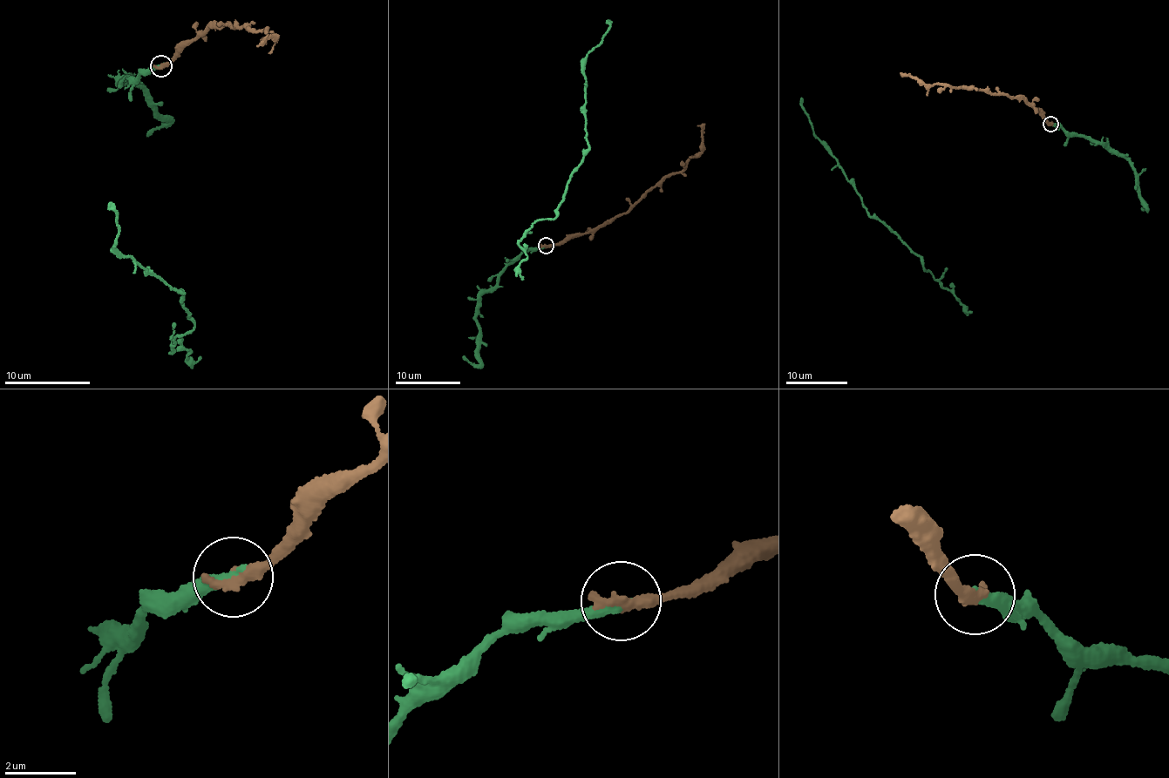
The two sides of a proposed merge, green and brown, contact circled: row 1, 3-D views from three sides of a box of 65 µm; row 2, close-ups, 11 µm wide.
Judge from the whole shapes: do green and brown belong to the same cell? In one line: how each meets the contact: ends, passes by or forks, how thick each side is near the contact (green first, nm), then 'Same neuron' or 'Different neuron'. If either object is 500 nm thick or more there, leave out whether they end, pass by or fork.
At the ring green ends. At the ring brown ends. Thickness 320 nm (green) against 400 nm. Same neuron

